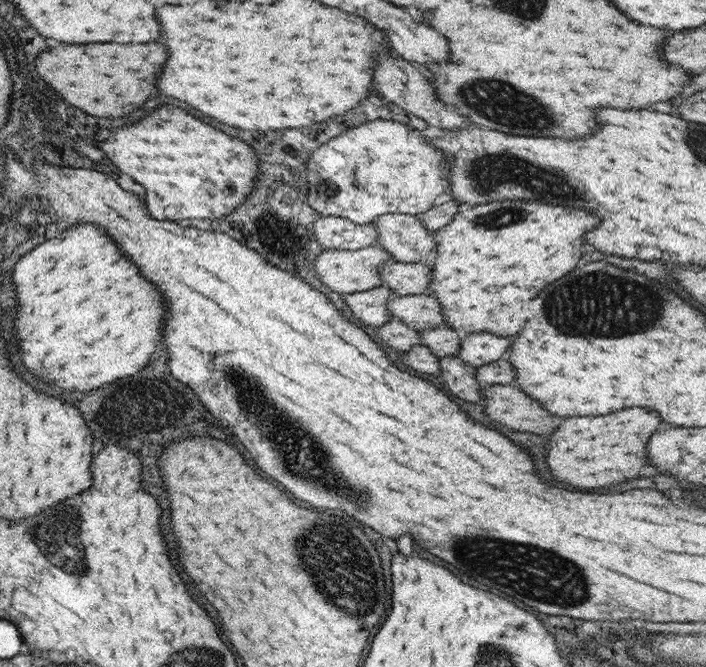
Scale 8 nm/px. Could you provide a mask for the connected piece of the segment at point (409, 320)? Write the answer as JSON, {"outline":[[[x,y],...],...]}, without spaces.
{"outline":[[[429,294],[398,295],[386,304],[391,318],[395,317],[416,331],[443,328],[446,320],[439,301]]]}

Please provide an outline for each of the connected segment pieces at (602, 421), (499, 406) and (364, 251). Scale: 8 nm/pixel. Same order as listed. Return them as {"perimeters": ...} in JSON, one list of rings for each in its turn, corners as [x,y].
{"perimeters":[[[[625,408],[607,416],[581,416],[567,418],[551,434],[547,446],[547,470],[549,474],[565,484],[579,488],[603,488],[633,480],[647,466],[645,444],[649,434],[661,424],[657,412],[645,408]]],[[[491,385],[482,389],[482,401],[478,404],[485,404],[483,410],[487,414],[491,422],[497,422],[499,426],[507,426],[519,432],[531,432],[531,434],[545,434],[545,432],[553,432],[557,428],[557,418],[553,418],[551,414],[543,412],[543,408],[539,408],[539,404],[535,404],[535,400],[531,400],[529,396],[523,396],[523,392],[519,392],[519,388],[509,385]]],[[[373,244],[356,250],[323,250],[315,257],[317,278],[341,296],[371,290],[380,286],[380,268],[386,263],[393,262],[391,256],[383,249],[381,245]]]]}

